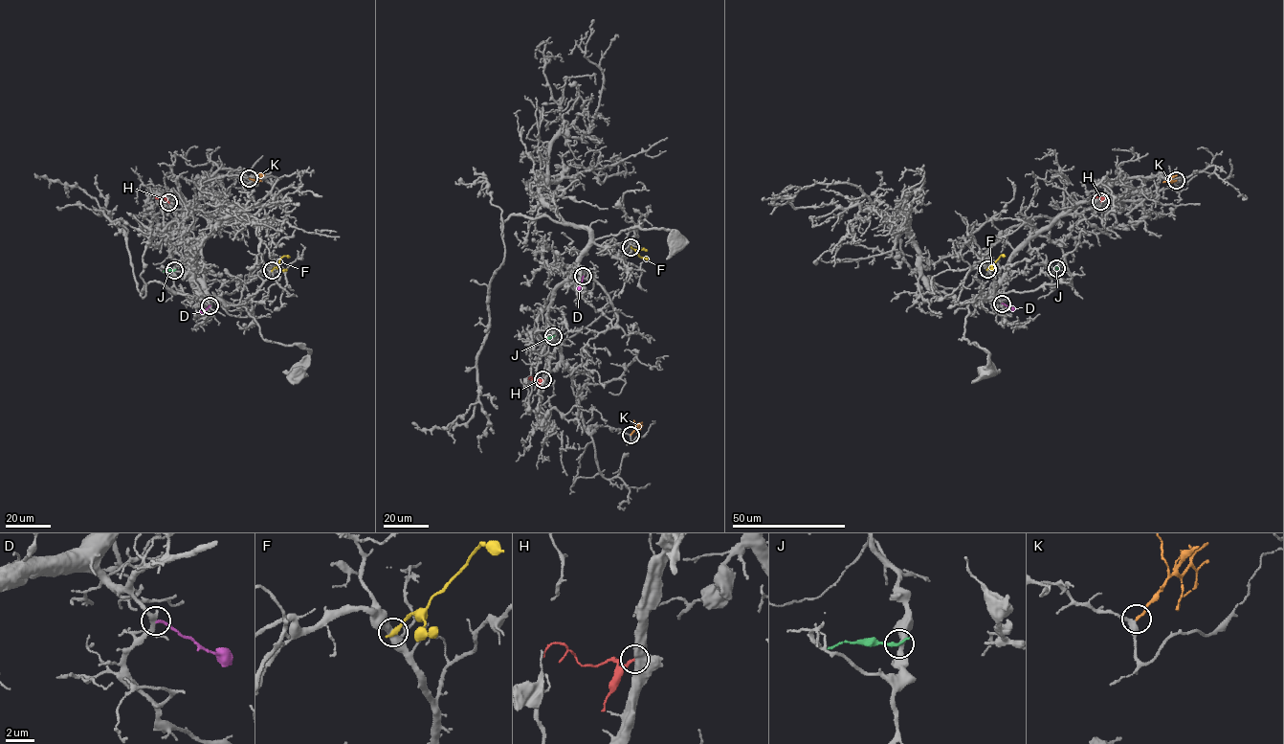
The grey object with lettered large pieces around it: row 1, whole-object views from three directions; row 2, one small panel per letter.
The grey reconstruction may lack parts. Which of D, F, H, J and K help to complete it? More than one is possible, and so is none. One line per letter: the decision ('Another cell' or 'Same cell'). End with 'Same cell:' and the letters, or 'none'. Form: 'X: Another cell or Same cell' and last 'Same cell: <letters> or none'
D: Another cell
F: Another cell
H: Another cell
J: Another cell
K: Same cell
Same cell: K

